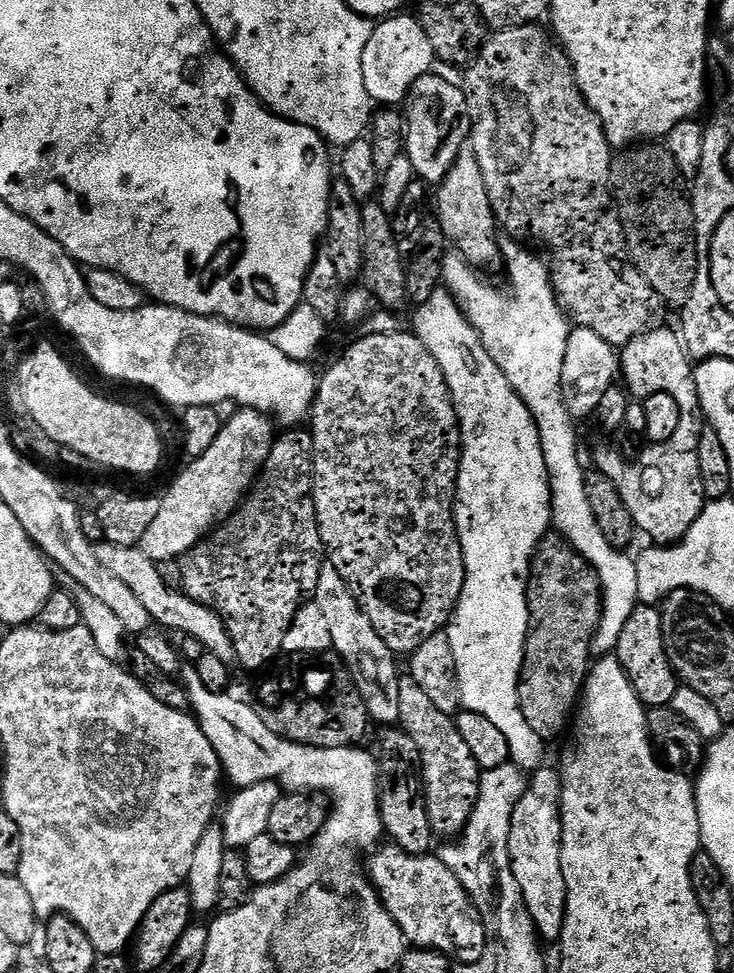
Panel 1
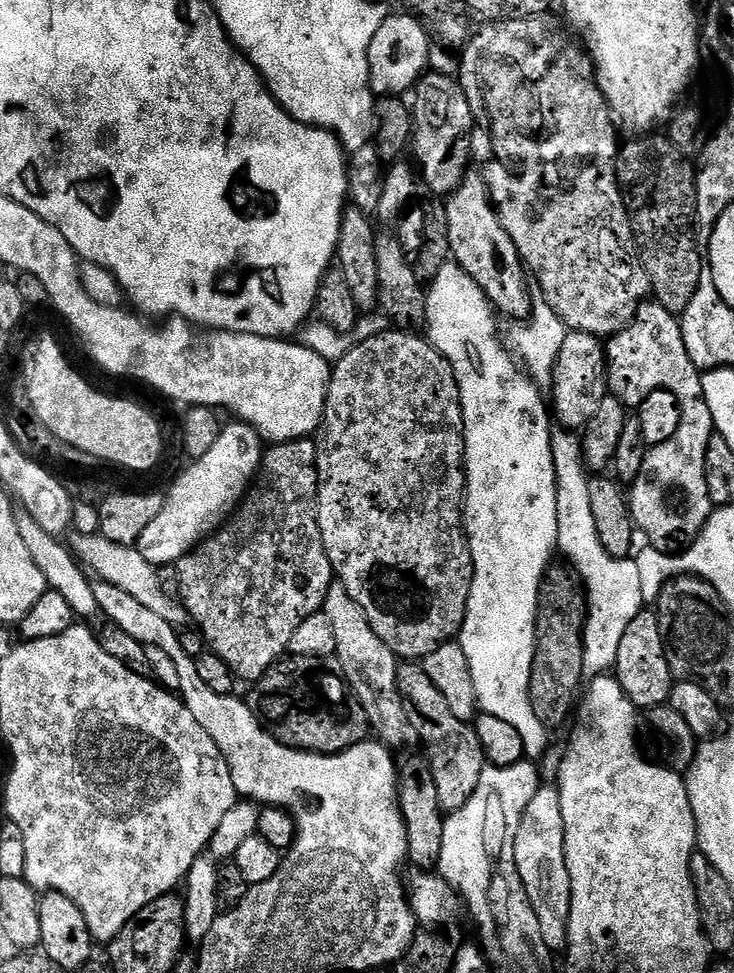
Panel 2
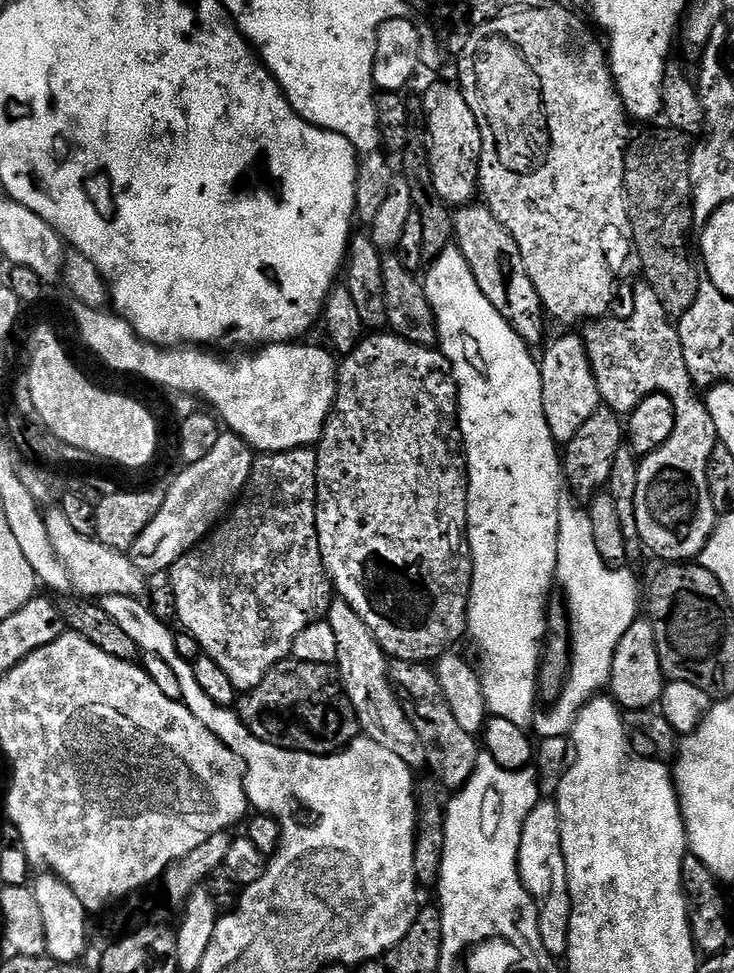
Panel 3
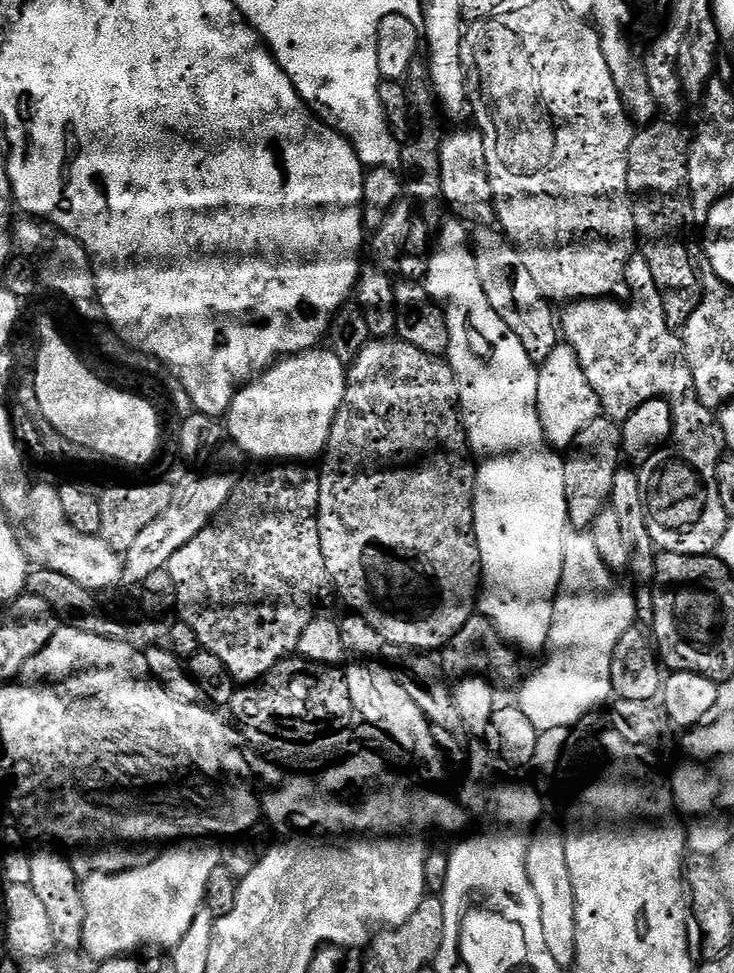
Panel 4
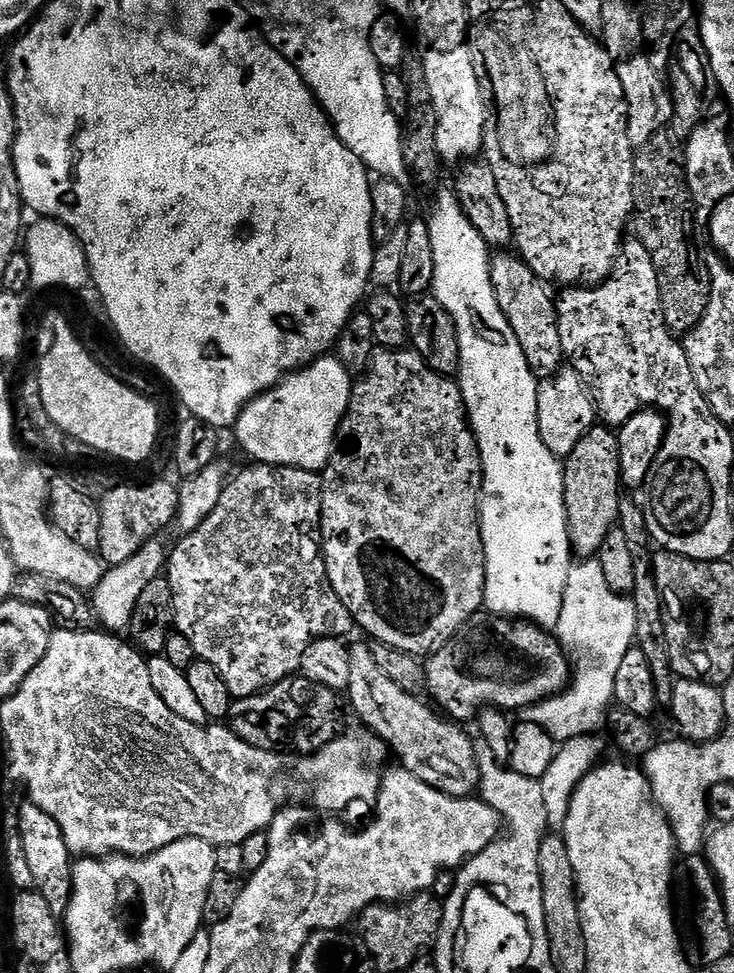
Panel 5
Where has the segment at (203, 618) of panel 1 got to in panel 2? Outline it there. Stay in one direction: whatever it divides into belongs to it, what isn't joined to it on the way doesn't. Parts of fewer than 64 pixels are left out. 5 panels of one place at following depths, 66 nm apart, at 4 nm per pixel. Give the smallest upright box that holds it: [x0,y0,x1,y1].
[70,534,190,626]

